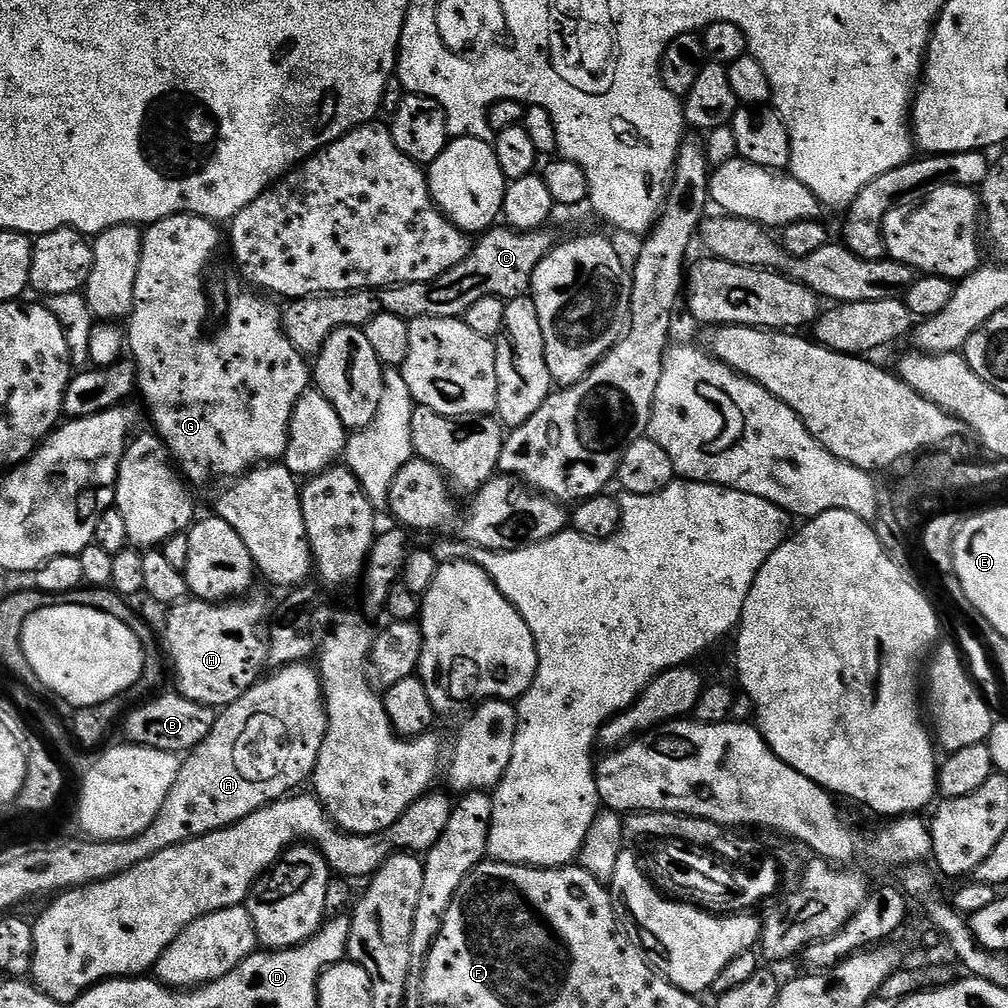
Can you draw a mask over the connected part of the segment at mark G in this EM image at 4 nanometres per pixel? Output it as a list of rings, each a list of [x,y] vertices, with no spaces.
[[[180,214],[184,216],[168,216],[157,224],[152,224],[144,232],[144,245],[142,246],[142,262],[138,266],[138,282],[134,282],[134,306],[132,315],[126,324],[126,348],[130,353],[130,359],[136,364],[136,383],[139,395],[144,395],[148,403],[148,412],[152,415],[152,424],[155,435],[160,437],[161,442],[168,447],[168,453],[179,471],[193,485],[204,484],[217,476],[223,482],[232,482],[245,475],[249,470],[263,466],[269,462],[283,461],[288,450],[288,431],[292,422],[294,408],[305,392],[309,391],[314,380],[314,372],[304,353],[299,352],[290,342],[290,338],[284,332],[284,317],[282,308],[276,304],[275,299],[261,294],[256,290],[247,290],[231,297],[228,302],[228,311],[223,317],[224,325],[217,330],[216,336],[204,336],[204,323],[210,317],[210,303],[206,291],[206,279],[204,271],[208,263],[216,256],[220,248],[220,232],[215,228],[213,221],[206,216],[194,216],[191,214]]]

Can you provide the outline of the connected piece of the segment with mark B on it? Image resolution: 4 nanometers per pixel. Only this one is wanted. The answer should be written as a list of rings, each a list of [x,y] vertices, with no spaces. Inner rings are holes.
[[[171,690],[165,696],[153,695],[153,700],[140,704],[132,713],[125,715],[122,720],[127,743],[137,744],[143,748],[157,748],[177,754],[187,754],[203,742],[214,730],[217,709],[194,702],[181,696],[179,691]],[[128,716],[128,717],[127,717]]]

